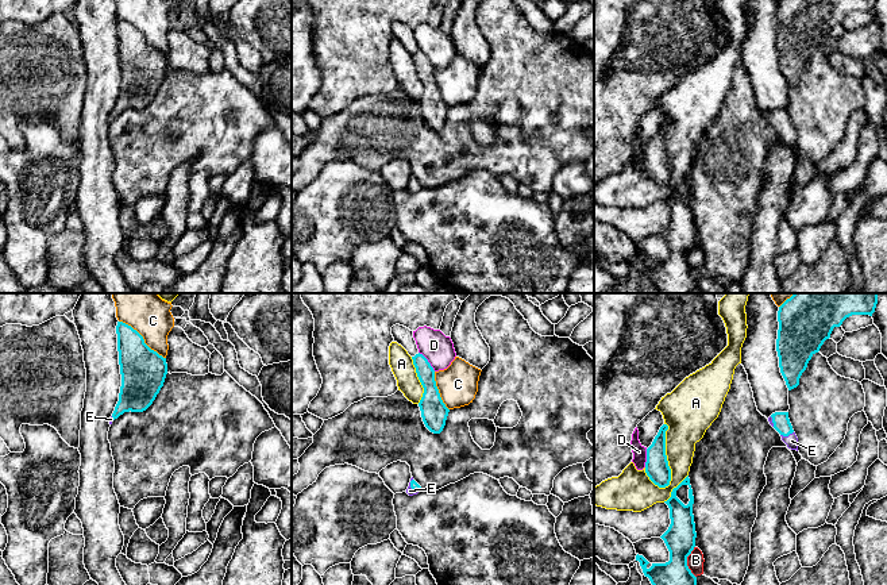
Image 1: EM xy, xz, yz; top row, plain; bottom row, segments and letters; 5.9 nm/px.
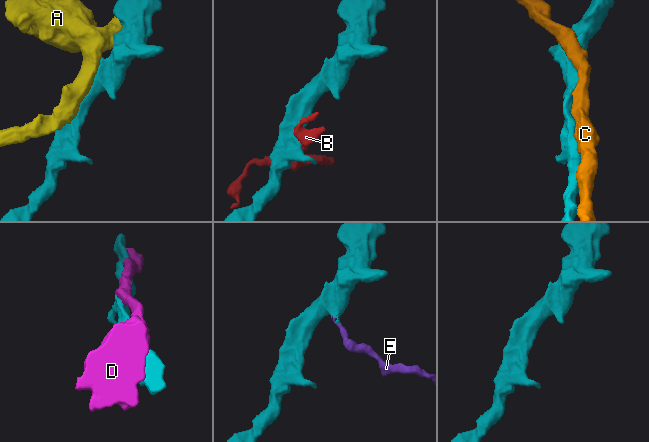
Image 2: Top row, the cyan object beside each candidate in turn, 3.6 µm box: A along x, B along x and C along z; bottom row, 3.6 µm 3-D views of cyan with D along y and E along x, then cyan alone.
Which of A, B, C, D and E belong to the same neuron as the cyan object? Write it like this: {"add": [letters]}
{"add": ["E"]}

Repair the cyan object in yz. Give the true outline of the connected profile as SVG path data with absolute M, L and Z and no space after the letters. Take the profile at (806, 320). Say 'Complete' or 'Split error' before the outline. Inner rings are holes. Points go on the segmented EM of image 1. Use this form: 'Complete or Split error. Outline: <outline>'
Complete. Outline: M794 293L778 311L776 351L788 390L799 385L811 357L834 327L852 315L875 312L879 293Z

